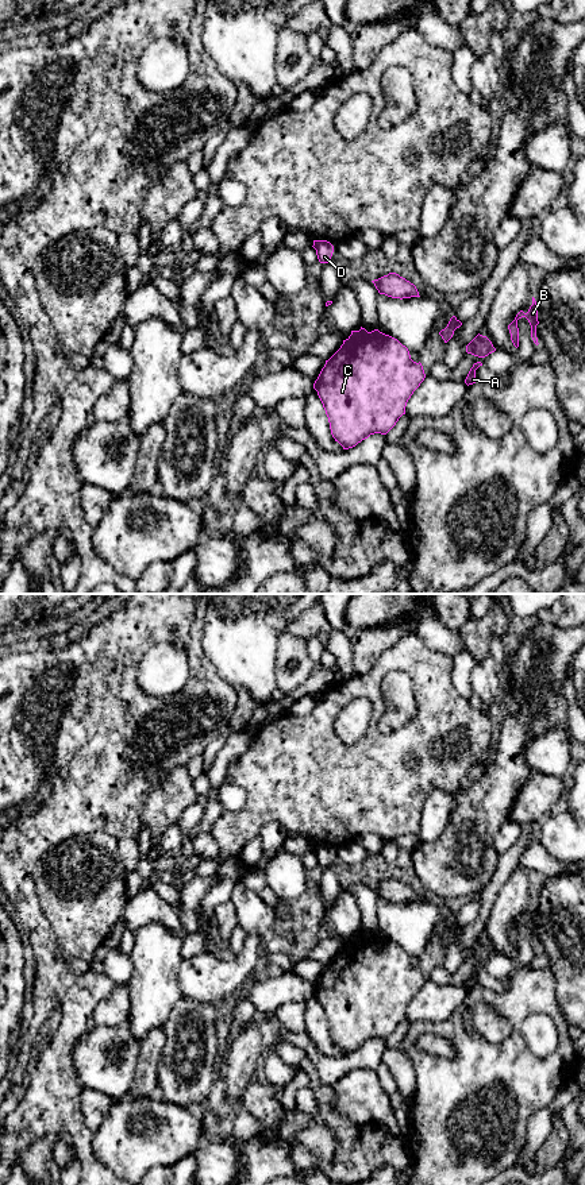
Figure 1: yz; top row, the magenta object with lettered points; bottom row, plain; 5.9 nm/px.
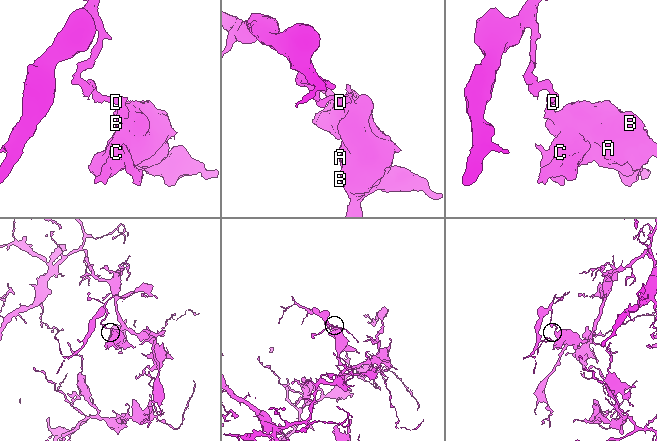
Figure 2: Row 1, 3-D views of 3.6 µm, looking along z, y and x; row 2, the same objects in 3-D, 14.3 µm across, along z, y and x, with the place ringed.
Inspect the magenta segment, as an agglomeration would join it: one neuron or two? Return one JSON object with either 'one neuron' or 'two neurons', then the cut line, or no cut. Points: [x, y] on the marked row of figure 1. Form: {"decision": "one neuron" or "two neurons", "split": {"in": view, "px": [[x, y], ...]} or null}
{"decision": "two neurons", "split": {"in": "yz", "px": [[315, 240], [312, 246]]}}

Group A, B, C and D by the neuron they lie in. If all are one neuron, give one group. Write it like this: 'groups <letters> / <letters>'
groups A B C / D

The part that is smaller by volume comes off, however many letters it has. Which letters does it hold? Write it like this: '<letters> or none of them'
D

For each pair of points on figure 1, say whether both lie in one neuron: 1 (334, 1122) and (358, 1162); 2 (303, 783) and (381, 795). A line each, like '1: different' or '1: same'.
1: same
2: same

